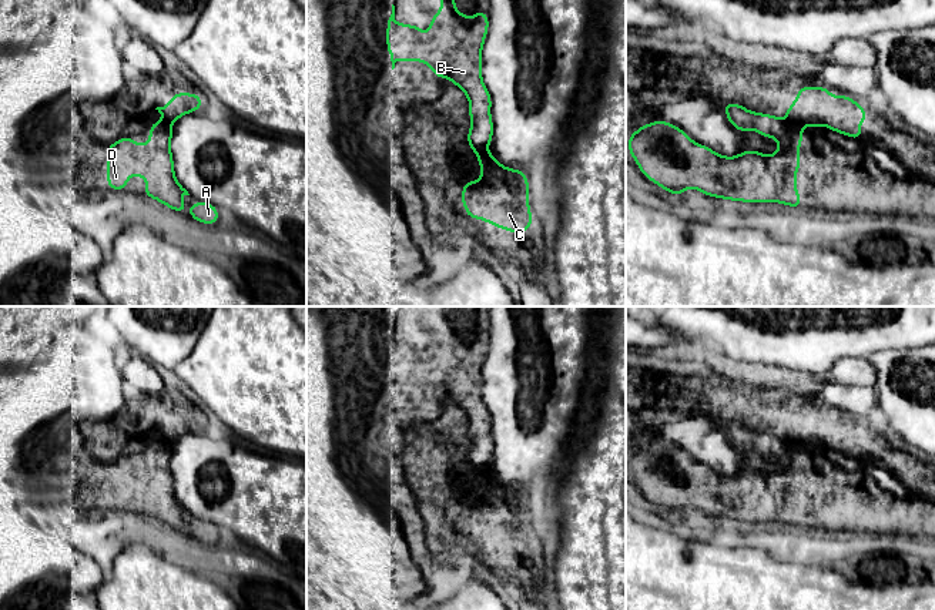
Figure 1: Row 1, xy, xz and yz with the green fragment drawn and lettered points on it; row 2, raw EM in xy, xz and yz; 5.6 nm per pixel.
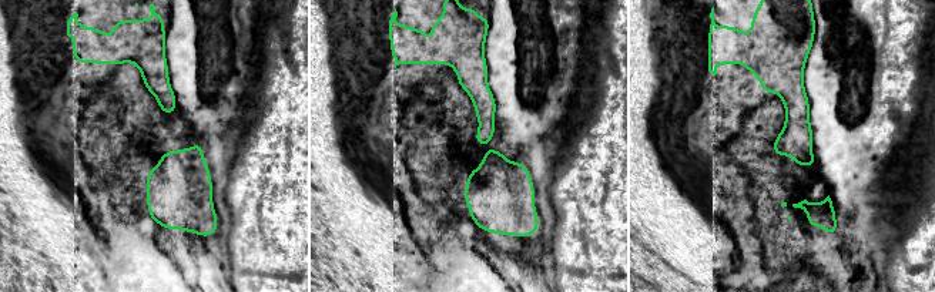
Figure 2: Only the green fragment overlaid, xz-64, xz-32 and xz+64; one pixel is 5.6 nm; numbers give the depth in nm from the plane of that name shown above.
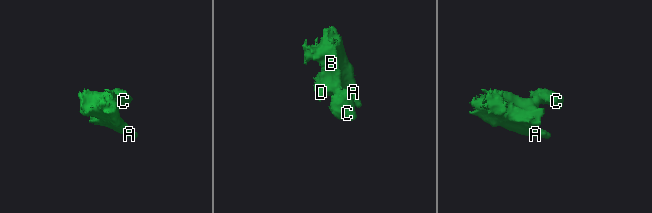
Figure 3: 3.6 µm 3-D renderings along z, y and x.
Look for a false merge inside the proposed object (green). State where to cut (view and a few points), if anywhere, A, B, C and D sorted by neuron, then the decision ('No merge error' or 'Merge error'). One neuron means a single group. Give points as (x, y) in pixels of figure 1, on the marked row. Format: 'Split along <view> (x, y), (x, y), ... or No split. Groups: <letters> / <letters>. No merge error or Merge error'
Split along yz (790, 121), (801, 124). Groups: A B D / C. Merge error

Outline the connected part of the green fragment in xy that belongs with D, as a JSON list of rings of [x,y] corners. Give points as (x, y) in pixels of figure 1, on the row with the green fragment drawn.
[[[157,121],[148,125],[150,141],[147,144],[135,144],[134,135],[127,135],[107,147],[107,190],[127,191],[127,180],[134,172],[140,178],[147,178],[144,185],[144,195],[160,201],[165,207],[184,215],[185,201],[181,195],[190,195],[188,191],[177,181],[174,172],[174,158],[171,154],[172,124],[167,121]]]

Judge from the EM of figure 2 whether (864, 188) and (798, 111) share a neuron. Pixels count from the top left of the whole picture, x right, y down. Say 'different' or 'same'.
different

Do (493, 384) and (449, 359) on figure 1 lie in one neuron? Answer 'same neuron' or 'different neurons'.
different neurons

